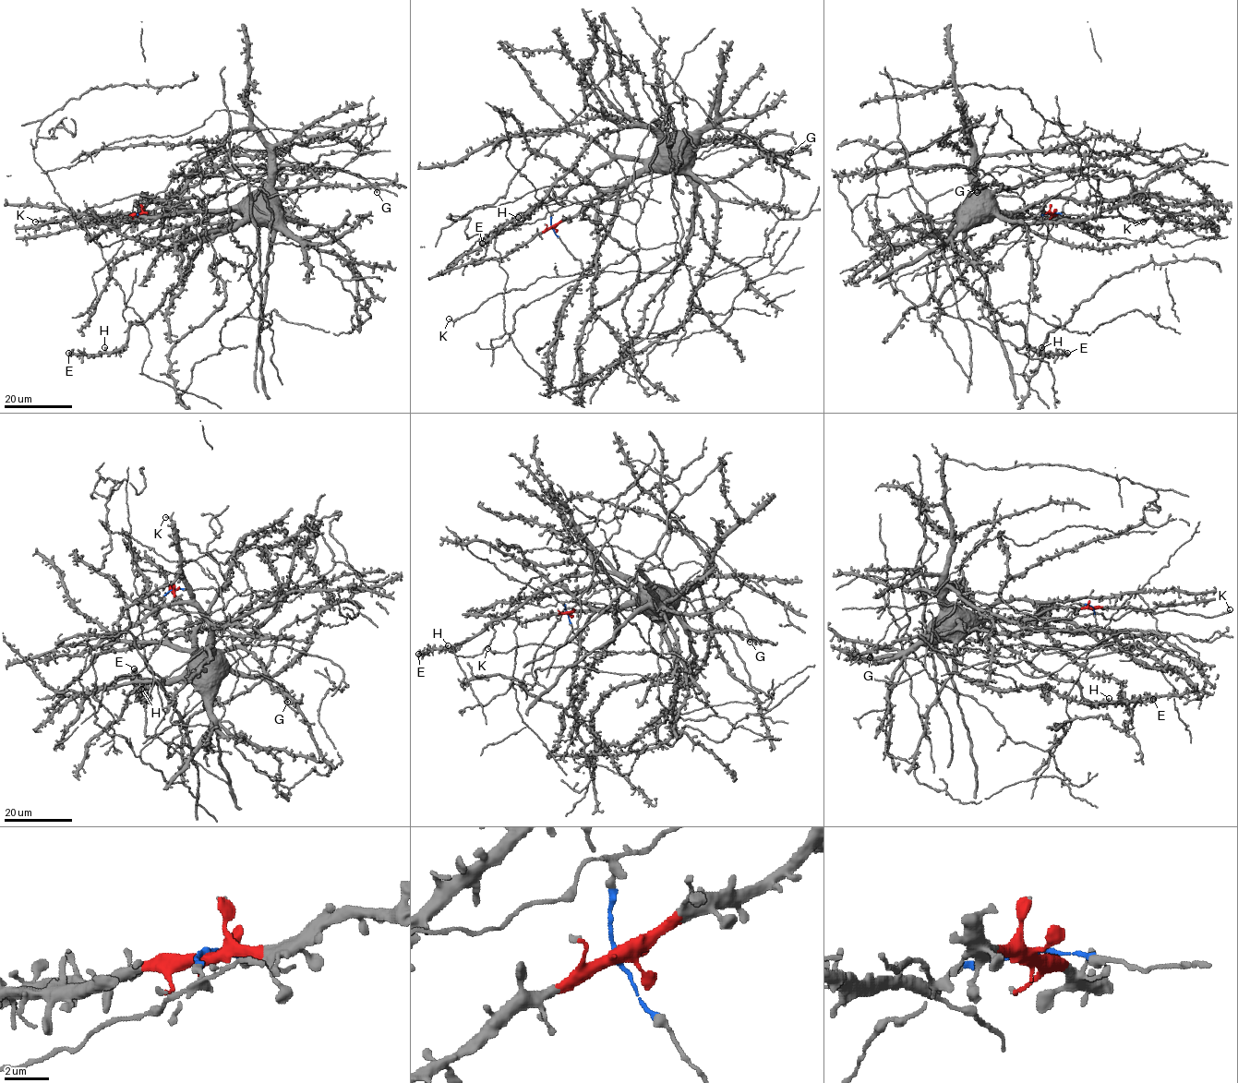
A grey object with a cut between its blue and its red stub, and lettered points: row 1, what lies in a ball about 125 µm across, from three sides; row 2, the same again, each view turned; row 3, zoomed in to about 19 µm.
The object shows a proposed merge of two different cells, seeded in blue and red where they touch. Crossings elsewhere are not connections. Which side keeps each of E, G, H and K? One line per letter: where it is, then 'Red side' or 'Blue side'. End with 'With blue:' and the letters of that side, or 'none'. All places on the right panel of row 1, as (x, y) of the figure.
E: Place: (1067, 353). Red side
G: Place: (977, 192). Red side
H: Place: (1041, 347). Red side
K: Place: (1143, 222). Blue side
With blue: K

